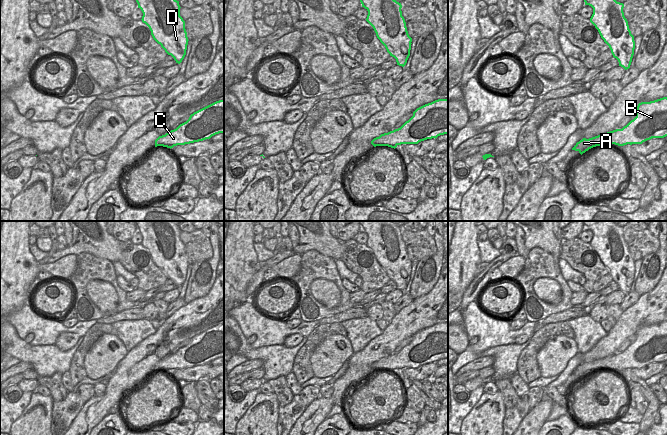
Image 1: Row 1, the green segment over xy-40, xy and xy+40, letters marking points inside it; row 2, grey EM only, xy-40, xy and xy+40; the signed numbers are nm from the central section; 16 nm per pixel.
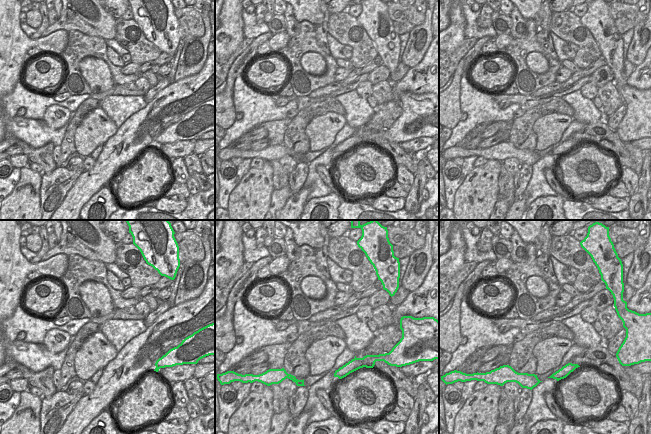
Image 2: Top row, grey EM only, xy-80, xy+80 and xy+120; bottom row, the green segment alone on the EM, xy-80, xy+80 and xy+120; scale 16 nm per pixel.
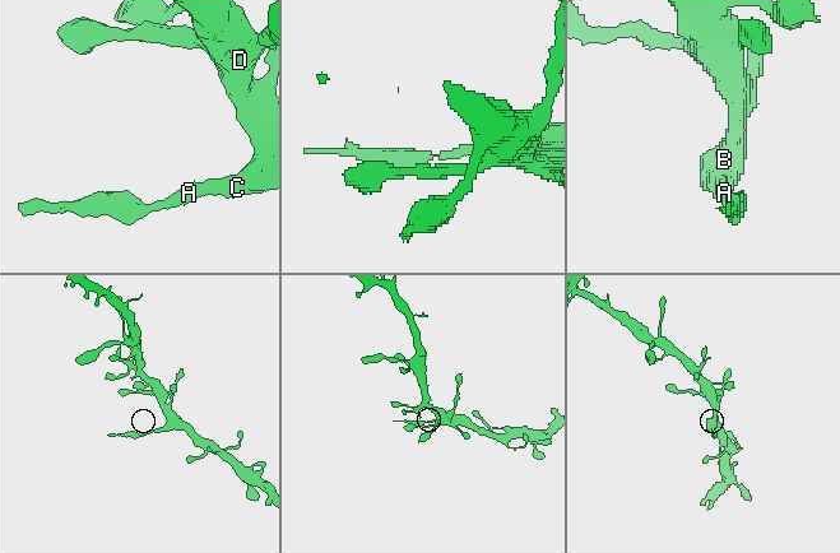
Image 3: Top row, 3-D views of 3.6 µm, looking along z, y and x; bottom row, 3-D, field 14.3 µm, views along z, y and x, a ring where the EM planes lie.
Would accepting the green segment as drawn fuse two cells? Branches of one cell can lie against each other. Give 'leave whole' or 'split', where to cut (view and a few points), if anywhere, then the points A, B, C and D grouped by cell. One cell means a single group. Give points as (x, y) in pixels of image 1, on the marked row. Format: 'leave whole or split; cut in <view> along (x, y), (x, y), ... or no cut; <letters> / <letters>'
split; cut in xy+40 along (610, 131), (610, 140), (606, 144); A / B C D

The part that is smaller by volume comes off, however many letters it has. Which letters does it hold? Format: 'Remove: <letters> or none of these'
Remove: A

